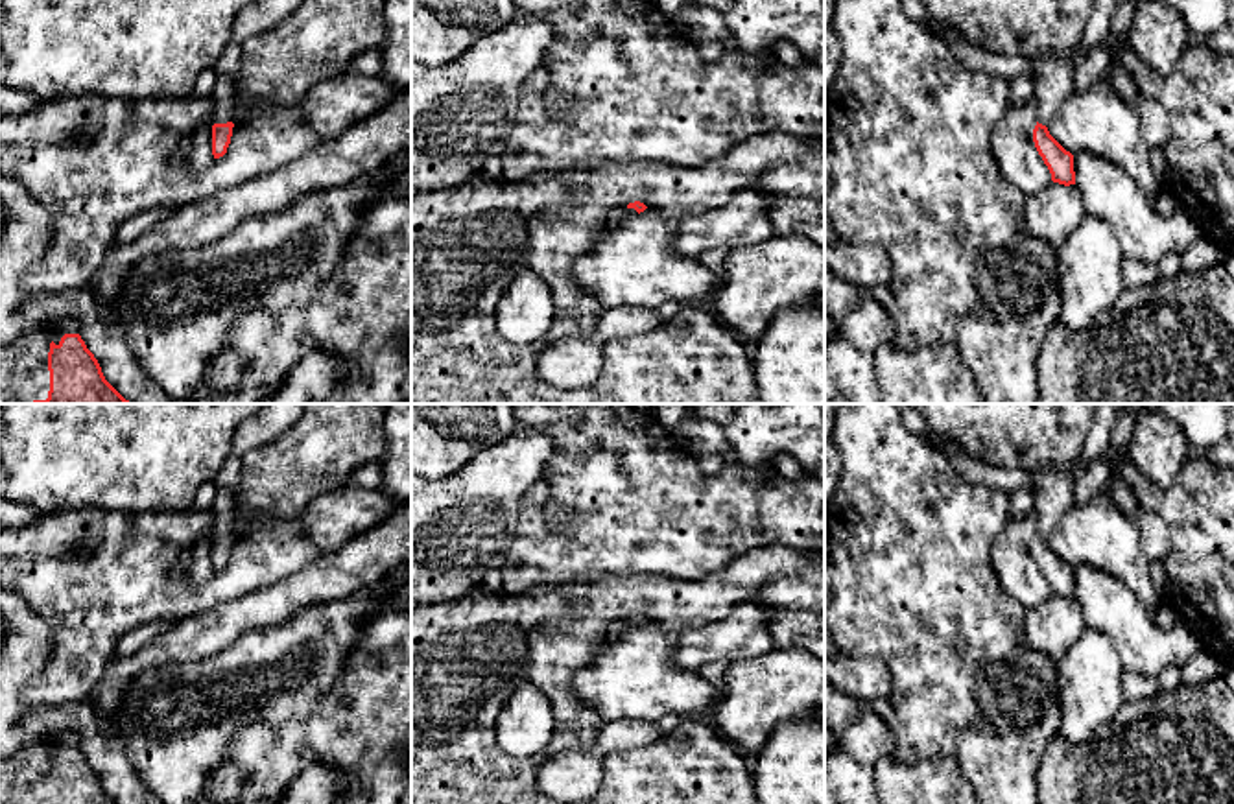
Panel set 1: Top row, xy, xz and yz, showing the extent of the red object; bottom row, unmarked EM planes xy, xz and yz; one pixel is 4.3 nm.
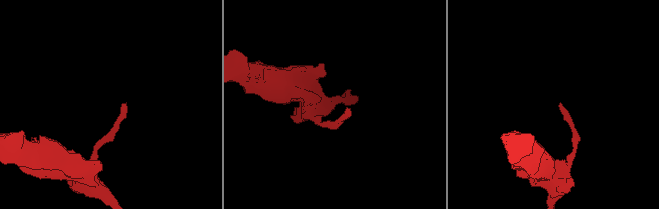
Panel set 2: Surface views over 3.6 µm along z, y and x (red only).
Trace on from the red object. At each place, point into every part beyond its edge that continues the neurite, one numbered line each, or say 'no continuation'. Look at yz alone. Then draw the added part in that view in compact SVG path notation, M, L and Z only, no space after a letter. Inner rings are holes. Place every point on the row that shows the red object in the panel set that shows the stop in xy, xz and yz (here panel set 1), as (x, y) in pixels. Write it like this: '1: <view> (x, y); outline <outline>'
1: yz (1054, 74); outline M1094 0L1094 9L1085 24L1077 57L1070 59L1066 55L1048 53L1029 59L1035 72L1038 124L1048 127L1055 111L1075 90L1075 68L1085 59L1085 55L1098 48L1109 35L1114 9L1116 0Z

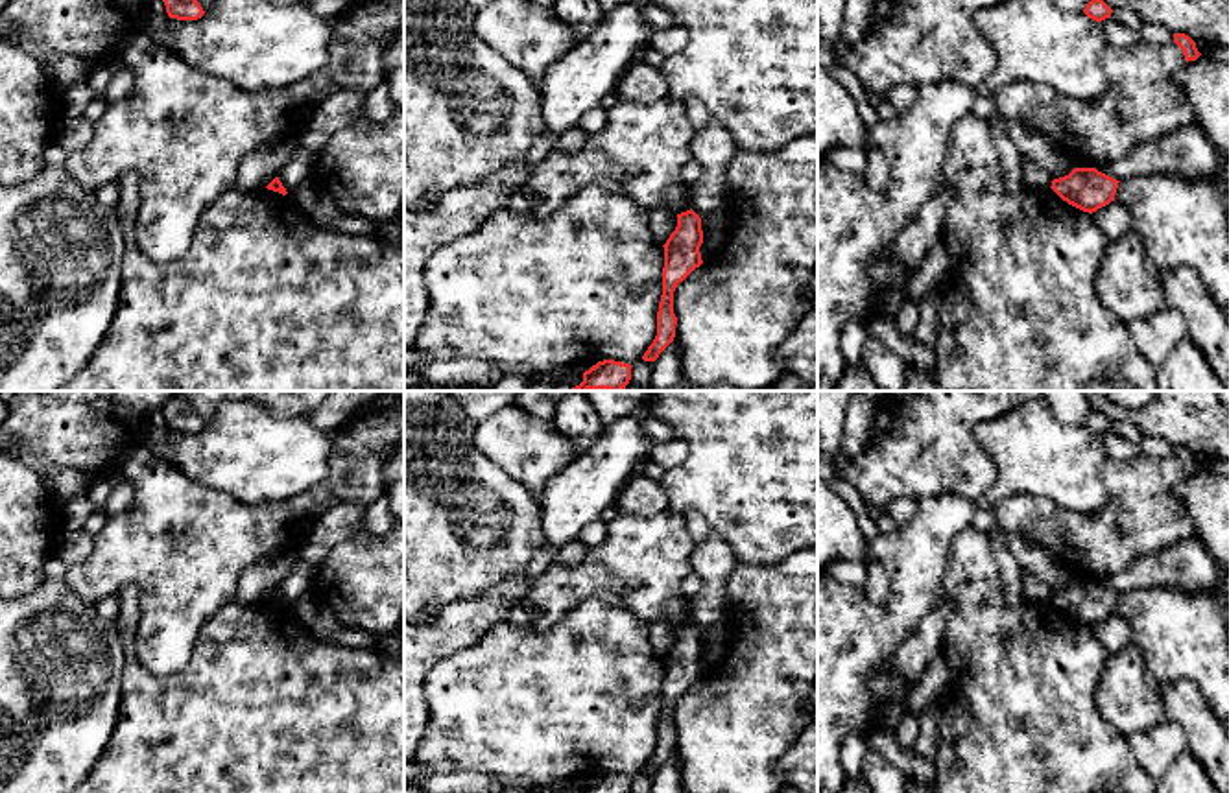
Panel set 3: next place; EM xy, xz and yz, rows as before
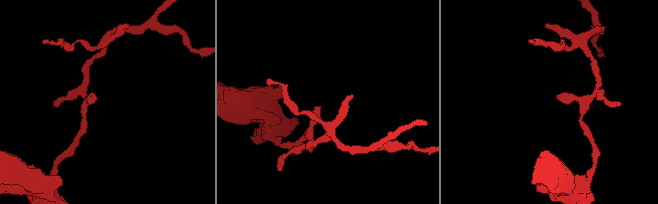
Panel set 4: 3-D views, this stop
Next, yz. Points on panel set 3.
no continuation

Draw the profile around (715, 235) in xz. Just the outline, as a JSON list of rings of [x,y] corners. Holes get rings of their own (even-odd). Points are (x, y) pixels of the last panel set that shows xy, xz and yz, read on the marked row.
[[[729,207],[714,210],[709,221],[709,229],[703,232],[703,243],[716,251],[723,243],[727,229]]]

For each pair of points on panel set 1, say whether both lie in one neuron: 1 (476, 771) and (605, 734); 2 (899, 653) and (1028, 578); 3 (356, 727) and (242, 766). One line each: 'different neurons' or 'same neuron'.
1: different neurons
2: different neurons
3: same neuron

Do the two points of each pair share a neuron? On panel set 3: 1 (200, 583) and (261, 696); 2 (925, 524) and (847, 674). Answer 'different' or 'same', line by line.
1: different
2: same

